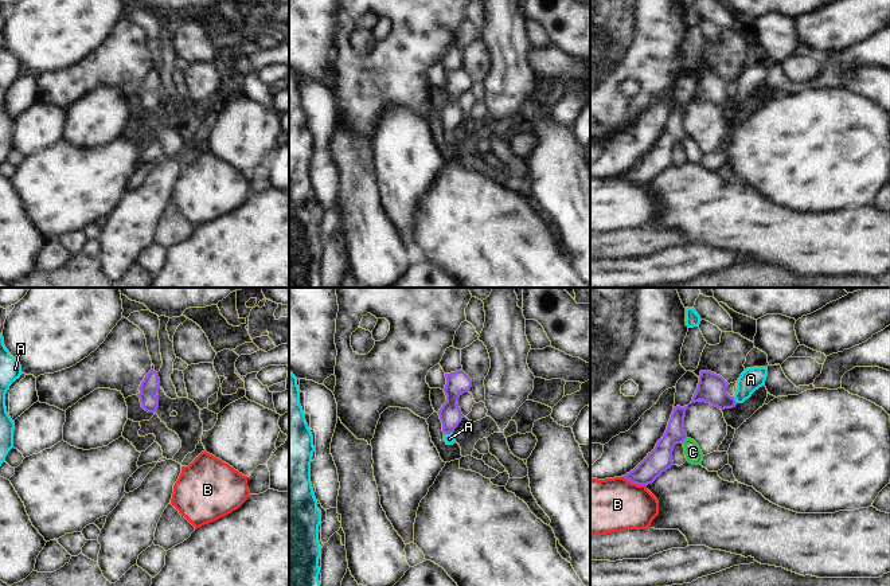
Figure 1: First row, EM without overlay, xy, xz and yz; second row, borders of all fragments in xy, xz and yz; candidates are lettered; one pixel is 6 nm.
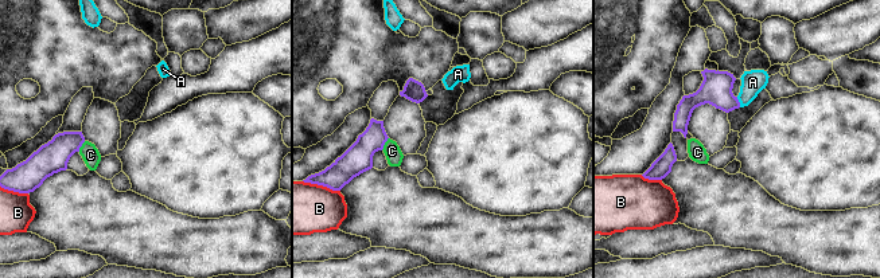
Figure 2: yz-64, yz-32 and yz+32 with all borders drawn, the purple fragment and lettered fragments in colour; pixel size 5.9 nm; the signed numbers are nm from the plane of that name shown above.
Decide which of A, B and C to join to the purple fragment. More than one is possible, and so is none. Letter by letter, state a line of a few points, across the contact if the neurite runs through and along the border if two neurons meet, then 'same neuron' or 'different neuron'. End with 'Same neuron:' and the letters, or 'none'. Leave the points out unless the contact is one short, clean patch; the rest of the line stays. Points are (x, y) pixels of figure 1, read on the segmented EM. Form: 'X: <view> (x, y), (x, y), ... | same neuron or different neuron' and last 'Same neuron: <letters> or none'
A: xz (451, 415), (448, 433), (449, 438) | same neuron
B: yz (621, 476), (645, 485) | different neuron
C: yz (686, 437), (682, 442) | different neuron
Same neuron: A

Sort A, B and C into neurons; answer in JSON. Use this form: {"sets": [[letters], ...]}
{"sets": [["A"], ["B"], ["C"]]}

